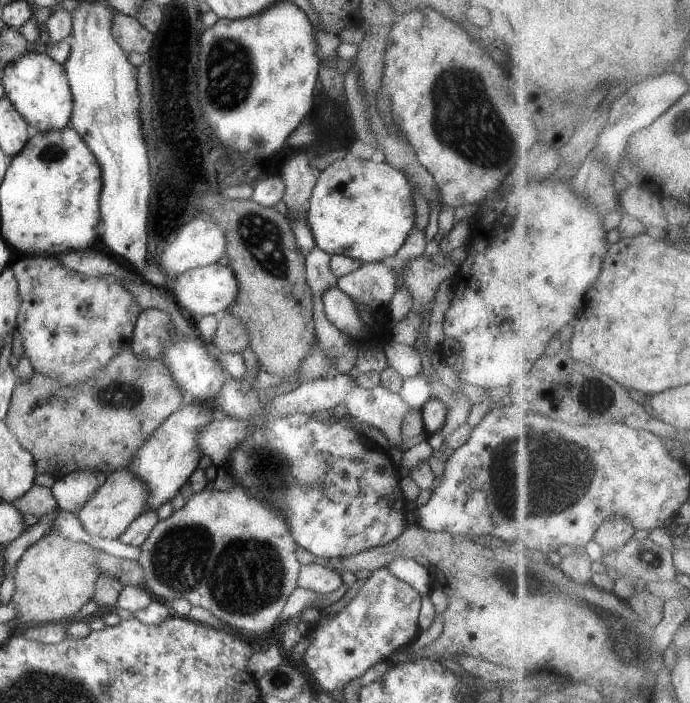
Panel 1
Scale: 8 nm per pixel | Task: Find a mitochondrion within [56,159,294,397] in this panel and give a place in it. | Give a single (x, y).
(262, 237)

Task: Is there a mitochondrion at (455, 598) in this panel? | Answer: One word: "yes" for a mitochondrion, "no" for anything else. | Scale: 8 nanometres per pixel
no

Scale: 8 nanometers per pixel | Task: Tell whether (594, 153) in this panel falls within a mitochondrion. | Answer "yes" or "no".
no

